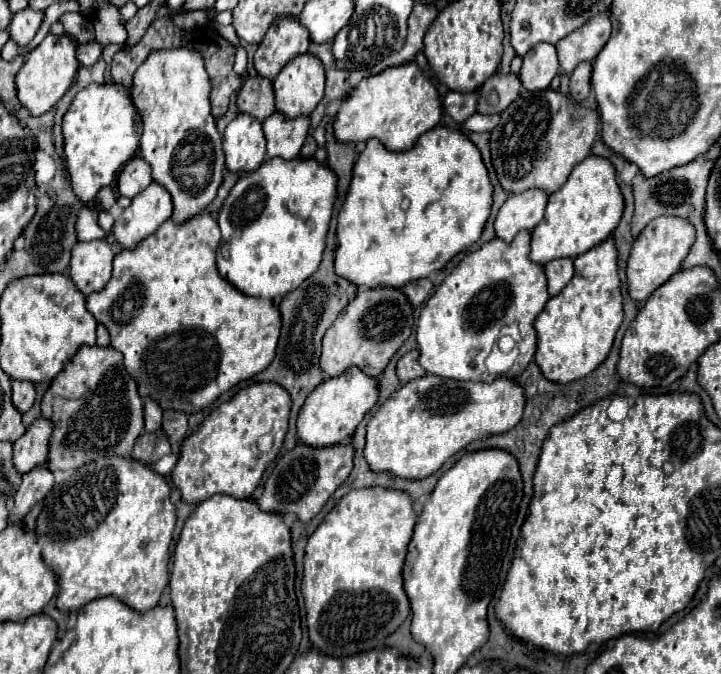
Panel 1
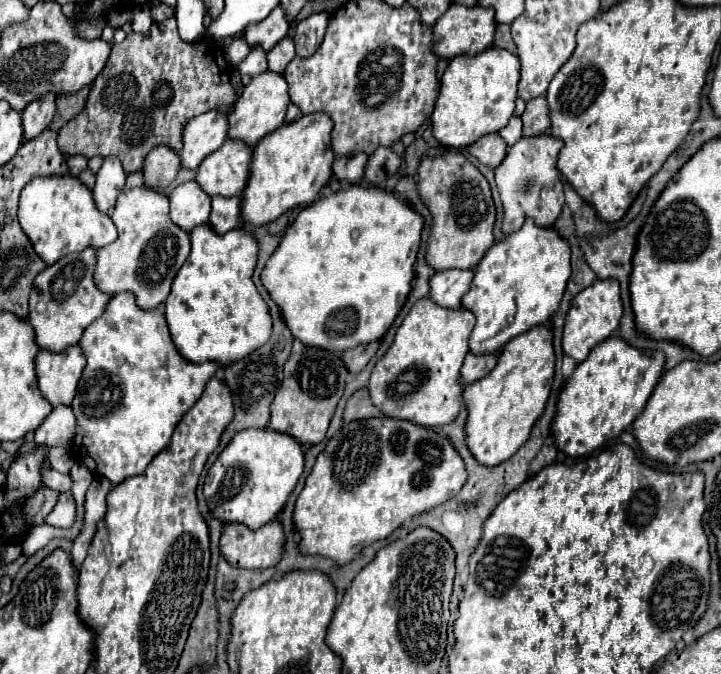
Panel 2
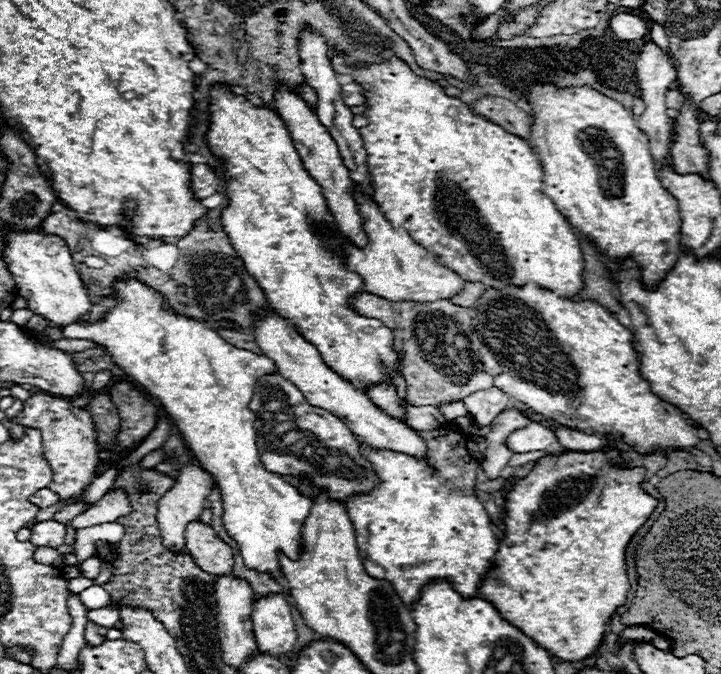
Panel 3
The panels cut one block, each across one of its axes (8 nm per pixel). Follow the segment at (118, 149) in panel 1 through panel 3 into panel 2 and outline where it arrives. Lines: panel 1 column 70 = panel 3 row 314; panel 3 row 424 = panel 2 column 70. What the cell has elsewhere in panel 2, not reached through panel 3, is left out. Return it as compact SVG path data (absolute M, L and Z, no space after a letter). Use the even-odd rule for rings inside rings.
M40 176L28 182L20 194L18 218L24 234L30 238L36 254L50 266L66 254L82 252L86 248L100 250L118 238L116 226L108 214L94 208L92 192L76 176L48 178Z

